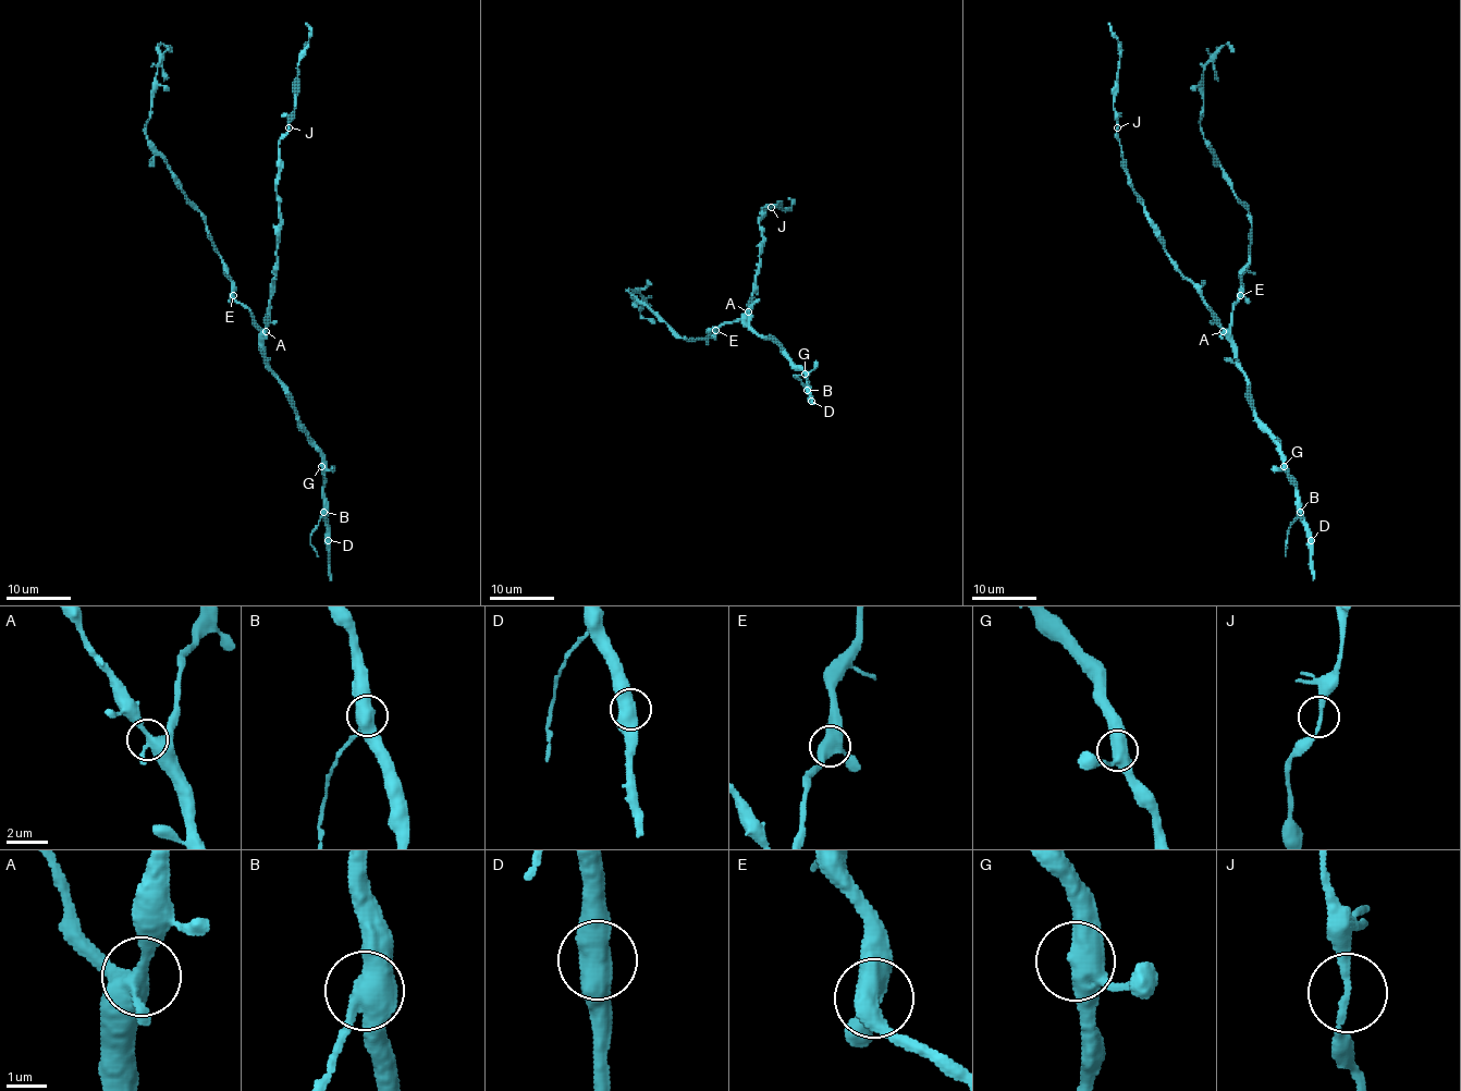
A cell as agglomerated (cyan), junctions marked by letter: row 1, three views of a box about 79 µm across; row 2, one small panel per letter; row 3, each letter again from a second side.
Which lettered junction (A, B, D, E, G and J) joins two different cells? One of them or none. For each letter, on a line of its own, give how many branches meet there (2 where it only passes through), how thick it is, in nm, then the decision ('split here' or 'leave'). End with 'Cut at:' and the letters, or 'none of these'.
A: branches 3; calibre 360 nm; leave
B: branches 3; calibre 550 nm; split here
D: branches 2; calibre 600 nm; leave
E: branches 3; calibre 480 nm; leave
G: branches 3; calibre 500 nm; leave
J: branches 2; calibre 190 nm; leave
Cut at: B

